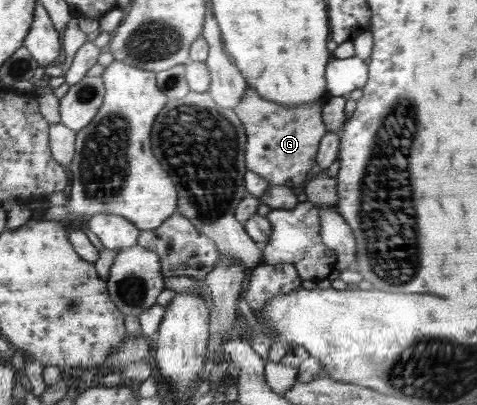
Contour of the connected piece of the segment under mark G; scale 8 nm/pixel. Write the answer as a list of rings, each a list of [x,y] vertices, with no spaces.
[[[248,84],[233,108],[242,126],[247,128],[247,171],[257,172],[271,186],[294,188],[303,184],[309,170],[317,164],[318,149],[327,132],[321,120],[324,102],[325,98],[301,107],[285,106],[263,100]]]

